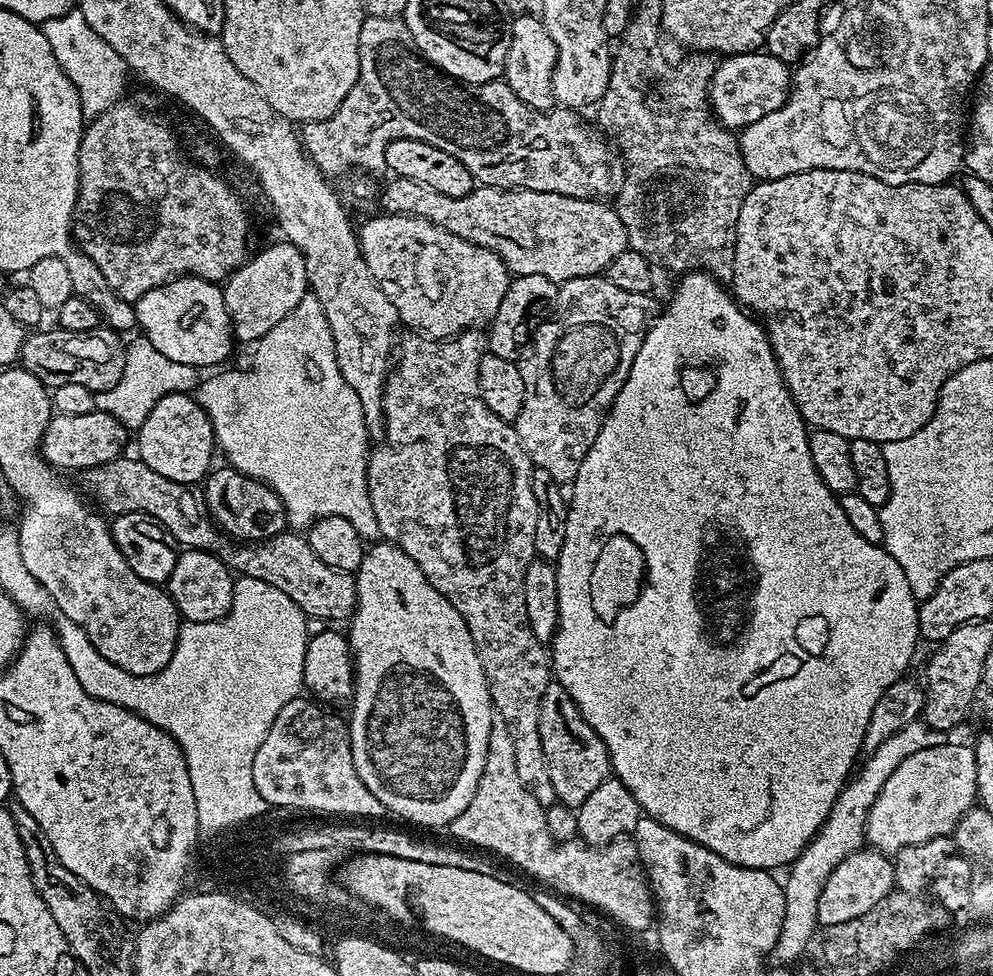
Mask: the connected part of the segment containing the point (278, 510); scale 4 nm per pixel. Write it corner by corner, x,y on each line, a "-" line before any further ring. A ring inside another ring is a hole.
223,467
209,471
202,484
204,503
207,504
217,528
237,542
269,540
271,536
285,531
284,507
274,490
266,487
261,480
250,478
234,467

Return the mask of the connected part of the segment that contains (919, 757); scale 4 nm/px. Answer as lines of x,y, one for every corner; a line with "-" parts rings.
945,742
910,754
890,774
870,810
867,843
880,853
897,854
906,847
951,837
956,824
977,803
977,778
976,749
971,743

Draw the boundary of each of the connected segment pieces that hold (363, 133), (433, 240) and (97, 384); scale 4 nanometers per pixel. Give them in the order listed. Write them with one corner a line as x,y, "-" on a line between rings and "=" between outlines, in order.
365,15
358,34
358,58
360,73
350,94
342,98
342,106
330,118
307,121
298,132
308,157
328,178
351,168
374,171
372,160
383,161
388,143
403,136
425,140
430,146
438,142
436,114
444,73
421,56
403,19
=
379,214
359,225
360,252
374,282
394,302
399,323
413,333
430,340
455,338
462,332
487,325
498,314
502,298
508,289
510,273
497,252
466,242
438,226
413,216
=
36,330
25,335
18,364
38,378
38,382
44,384
47,389
78,384
78,386
86,386
86,390
98,393
110,390
122,376
126,348
123,343
120,345
119,335
103,336
103,331
100,330
94,332
40,331
44,330

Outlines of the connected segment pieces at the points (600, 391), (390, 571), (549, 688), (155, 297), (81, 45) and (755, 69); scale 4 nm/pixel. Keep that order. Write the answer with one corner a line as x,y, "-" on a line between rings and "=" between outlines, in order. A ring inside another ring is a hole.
604,274
574,278
559,285
554,309
556,320
545,319
533,331
530,347
519,361
524,383
524,405
514,422
520,444
526,450
528,459
535,467
546,470
550,478
558,482
576,479
582,466
582,458
586,458
590,446
594,446
594,438
598,438
598,430
604,424
604,417
618,398
634,366
634,358
644,344
644,336
657,311
652,298
646,292
630,294
630,290
620,289
=
376,542
367,549
354,575
356,578
356,611
350,617
350,623
346,628
346,639
349,648
352,650
352,663
354,665
354,683
352,686
352,698
350,709
352,708
352,720
347,721
350,742
352,743
352,753
354,754
354,768
358,770
358,776
382,802
382,806
389,813
393,812
396,816
401,816
404,820
409,820
412,824
425,824
428,828
440,828
451,825
457,816
466,810
466,806
474,798
476,793
476,783
480,780
480,772
486,766
488,757
488,743
490,742
490,730
494,719
494,709
492,699
488,693
488,683
482,670
482,662
476,653
474,642
468,633
466,622
454,606
418,570
418,566
409,558
401,548
387,542
=
550,682
546,686
546,694
542,694
538,722
542,734
542,750
546,750
548,773
550,782
554,784
556,799
575,810
582,802
586,802
586,798
590,798
590,793
595,788
609,779
612,760
608,756
608,747
602,742
602,738
598,738
590,722
582,718
570,694
566,694
566,690
558,683
=
177,276
142,294
134,307
142,336
171,362
185,363
197,370
212,370
223,365
232,352
232,323
224,305
224,289
219,283
197,276
=
79,10
45,20
42,27
46,42
50,42
50,50
54,50
54,58
58,58
58,64
78,90
85,117
97,116
110,110
110,106
120,103
125,95
124,87
128,84
128,76
130,77
128,63
120,59
114,46
110,46
102,38
98,38
94,30
90,30
90,22
82,18
=
757,50
755,52
740,52
736,56
724,56
717,63
714,70
712,84
708,88
708,103
712,105
712,115
729,130
743,130
758,118
766,114
774,114
782,105
788,102
788,93
792,91
793,69
787,64
783,64
778,58
774,58
767,50

